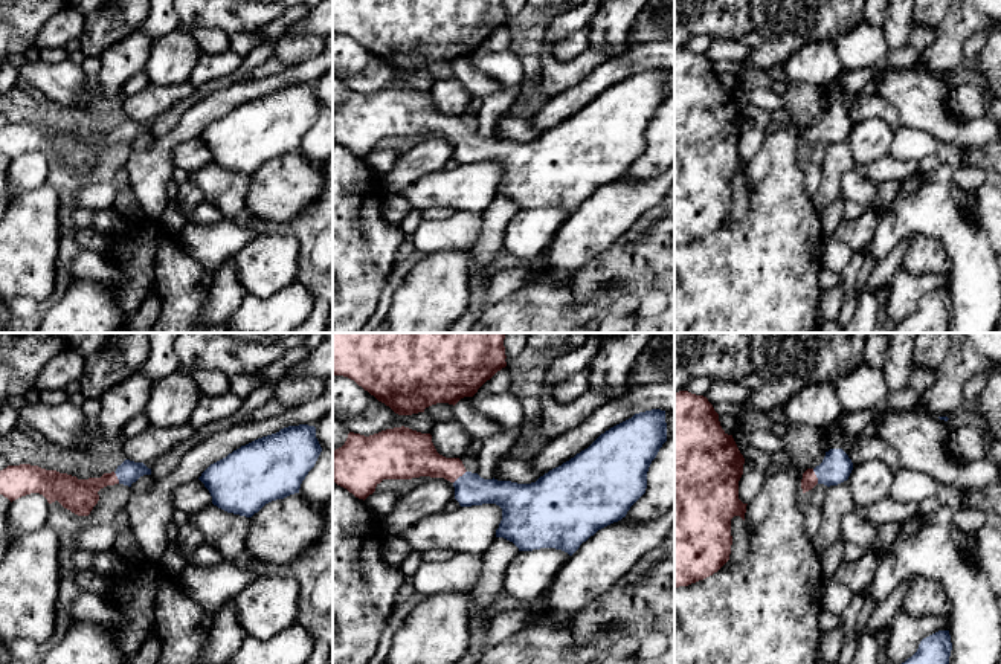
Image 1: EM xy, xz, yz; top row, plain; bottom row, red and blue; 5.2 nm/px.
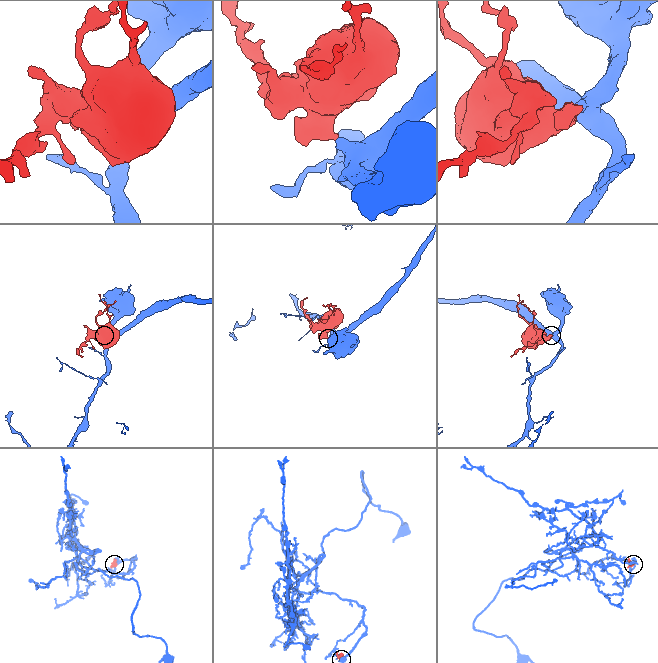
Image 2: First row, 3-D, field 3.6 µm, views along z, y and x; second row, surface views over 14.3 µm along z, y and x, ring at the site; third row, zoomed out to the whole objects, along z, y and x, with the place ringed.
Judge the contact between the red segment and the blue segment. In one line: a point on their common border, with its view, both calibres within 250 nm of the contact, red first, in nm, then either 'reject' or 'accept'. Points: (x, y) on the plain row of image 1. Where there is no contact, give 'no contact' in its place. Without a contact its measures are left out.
yz (815, 135) | 80/160 nm | accept

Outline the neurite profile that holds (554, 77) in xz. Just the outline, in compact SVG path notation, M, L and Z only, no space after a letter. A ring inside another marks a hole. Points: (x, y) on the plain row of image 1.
M540 47L540 82L543 93L554 98L558 93L581 82L598 64L604 61L604 53L587 49L571 63L558 63L551 52Z

